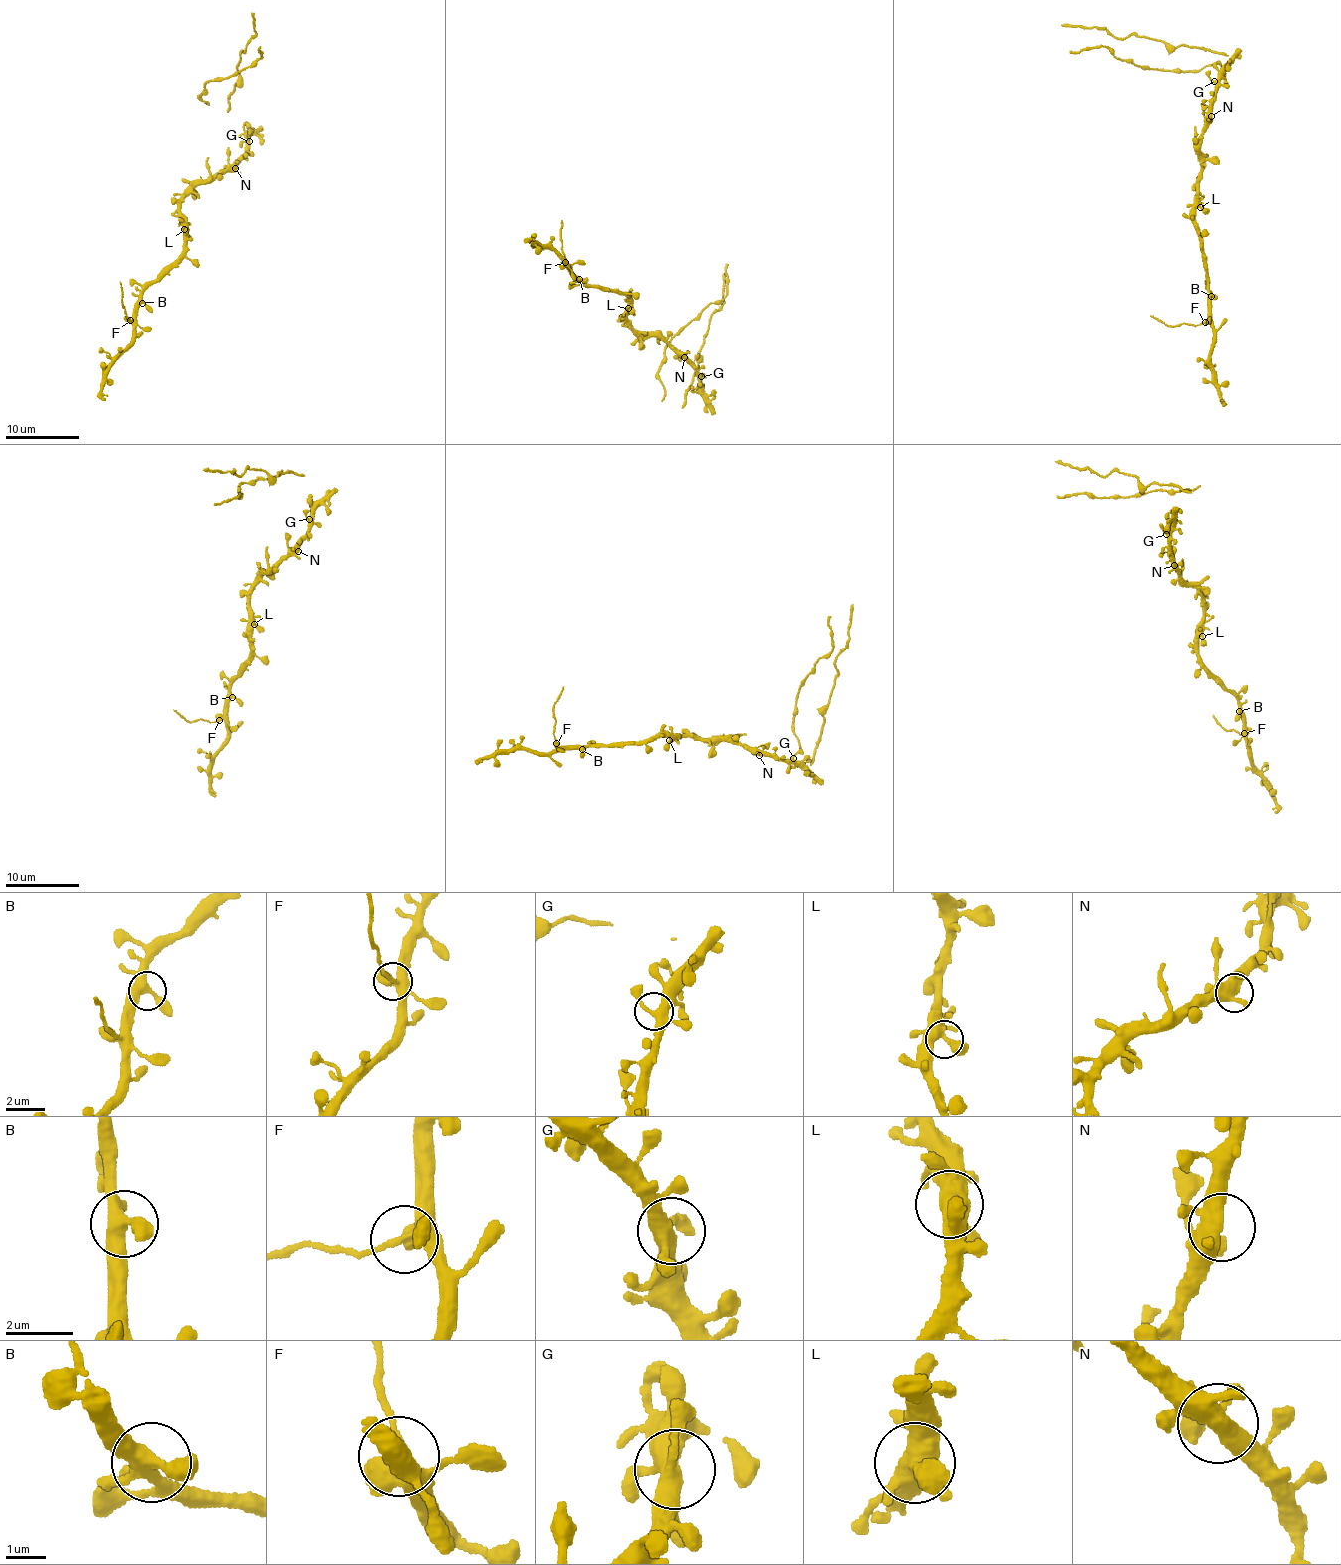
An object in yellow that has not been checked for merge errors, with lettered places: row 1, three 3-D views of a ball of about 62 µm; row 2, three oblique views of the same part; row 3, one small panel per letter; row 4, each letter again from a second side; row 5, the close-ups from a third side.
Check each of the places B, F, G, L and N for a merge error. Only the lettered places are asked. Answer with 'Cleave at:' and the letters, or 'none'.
Cleave at: F

